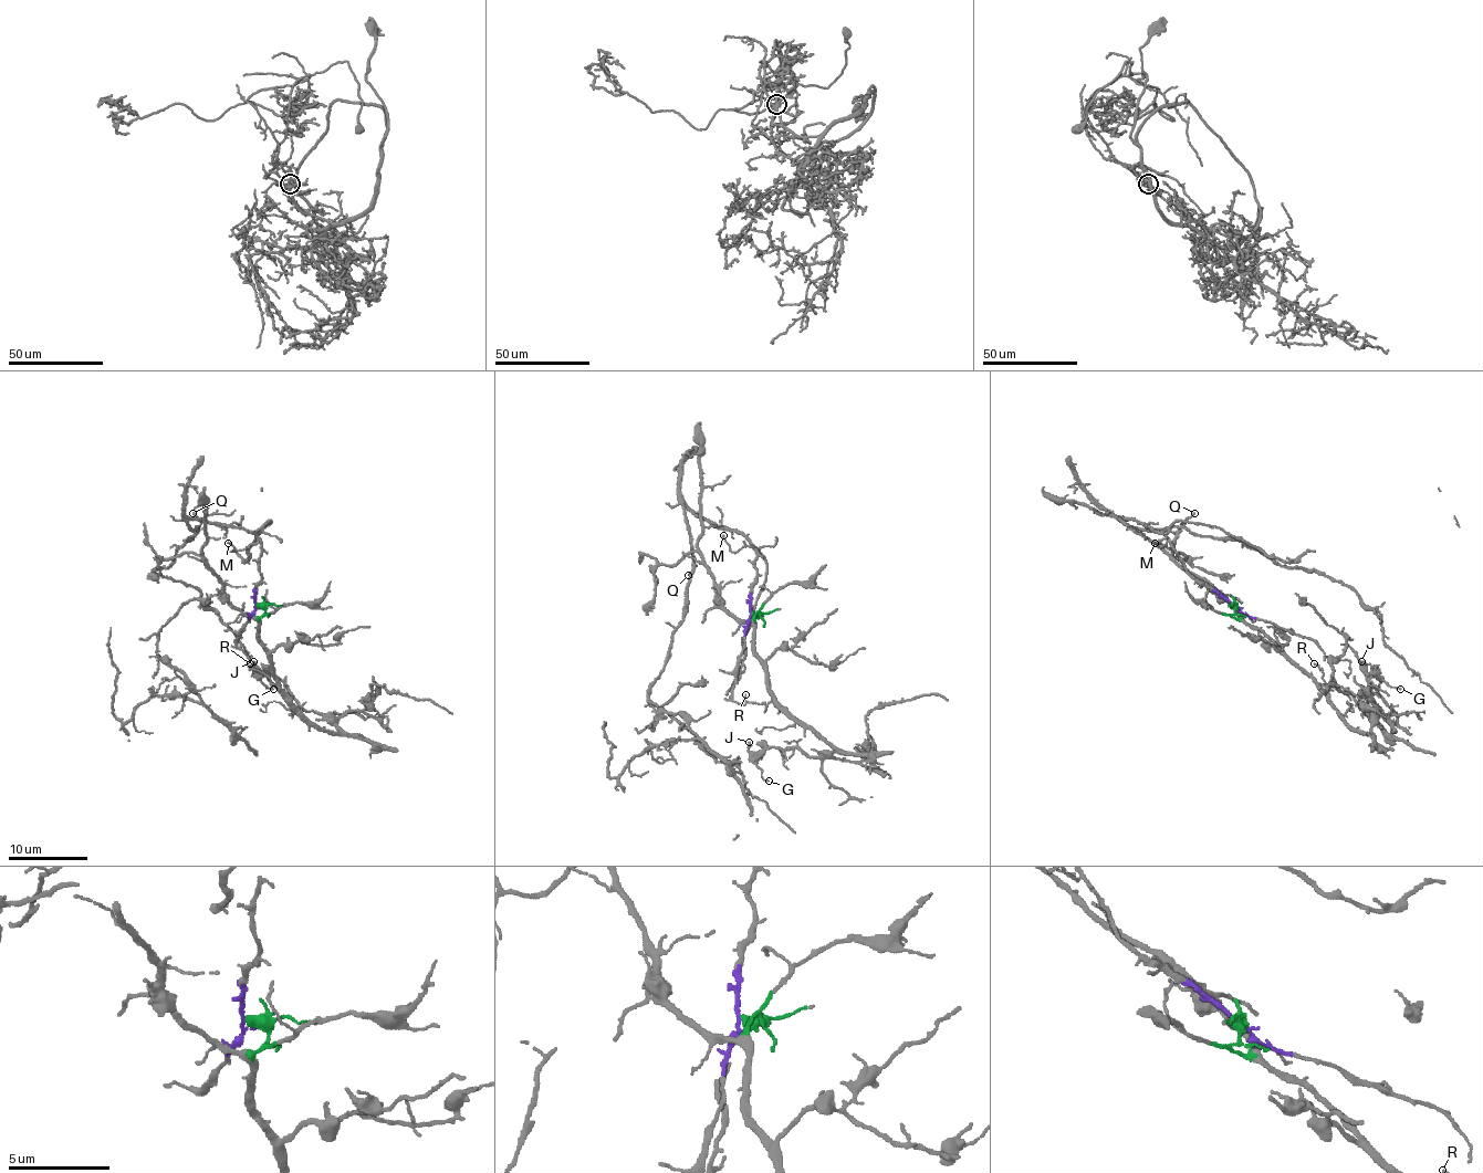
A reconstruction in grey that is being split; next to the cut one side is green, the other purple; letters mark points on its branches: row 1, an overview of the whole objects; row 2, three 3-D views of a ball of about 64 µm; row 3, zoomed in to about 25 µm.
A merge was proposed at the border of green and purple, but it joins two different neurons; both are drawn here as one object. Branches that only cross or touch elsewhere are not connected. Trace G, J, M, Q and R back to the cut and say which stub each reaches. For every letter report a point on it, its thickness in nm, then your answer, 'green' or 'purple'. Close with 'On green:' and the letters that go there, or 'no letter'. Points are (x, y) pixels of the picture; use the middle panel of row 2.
G: place (769, 781); calibre 110 nm; green
J: place (749, 742); calibre 130 nm; green
M: place (723, 535); calibre 100 nm; purple
Q: place (688, 575); calibre 110 nm; purple
R: place (745, 694); calibre 110 nm; green
On green: G, J, R

